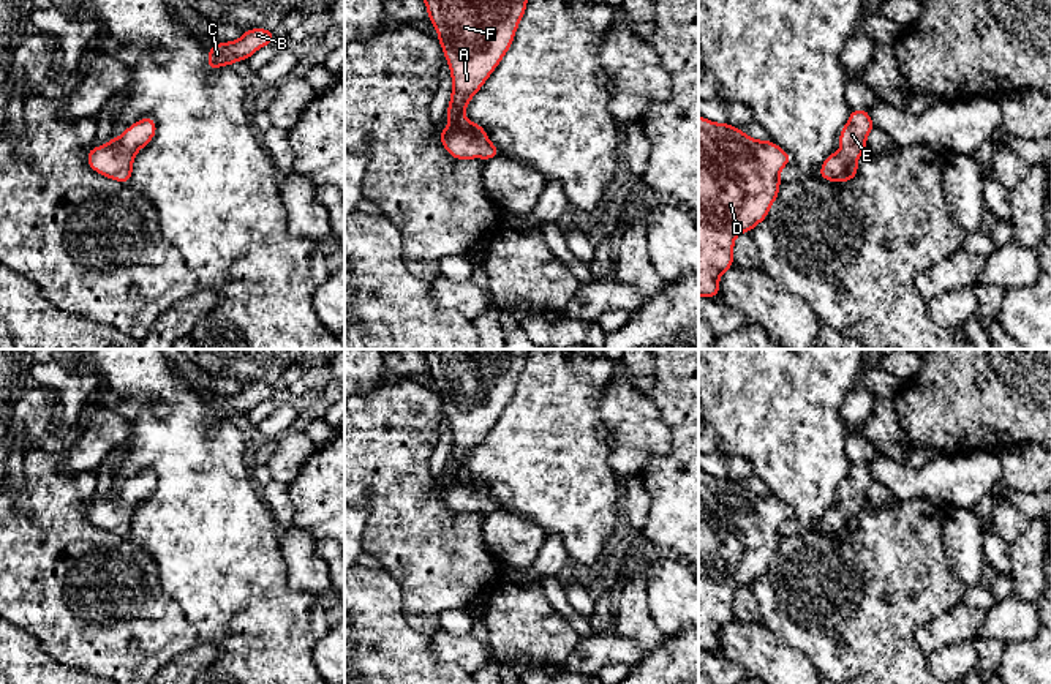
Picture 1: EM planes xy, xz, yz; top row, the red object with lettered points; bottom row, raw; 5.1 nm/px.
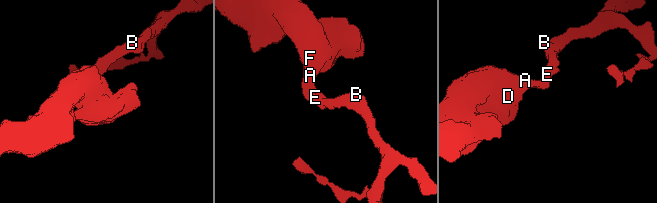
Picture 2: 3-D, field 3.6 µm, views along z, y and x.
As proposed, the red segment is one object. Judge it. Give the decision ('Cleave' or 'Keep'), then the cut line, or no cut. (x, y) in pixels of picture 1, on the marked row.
Keep. No split

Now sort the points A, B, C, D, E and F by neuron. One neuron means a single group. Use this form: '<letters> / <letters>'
A B C D E F

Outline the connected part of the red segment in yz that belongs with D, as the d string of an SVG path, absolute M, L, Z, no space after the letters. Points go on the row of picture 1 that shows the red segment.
M699 115L699 297L719 295L719 276L735 265L735 237L768 216L781 190L779 174L790 161L773 141L757 141L730 123Z

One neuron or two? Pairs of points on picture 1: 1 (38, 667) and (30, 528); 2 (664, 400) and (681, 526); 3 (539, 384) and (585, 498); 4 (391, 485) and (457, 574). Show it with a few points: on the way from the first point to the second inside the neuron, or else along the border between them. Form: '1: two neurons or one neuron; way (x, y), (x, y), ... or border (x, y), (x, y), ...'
1: two neurons; border (16, 626), (29, 632), (46, 653), (65, 664)
2: one neuron; way (680, 432), (674, 471), (681, 495)
3: one neuron; way (552, 413), (552, 465), (557, 469)
4: one neuron; way (406, 507), (410, 526), (435, 552)

